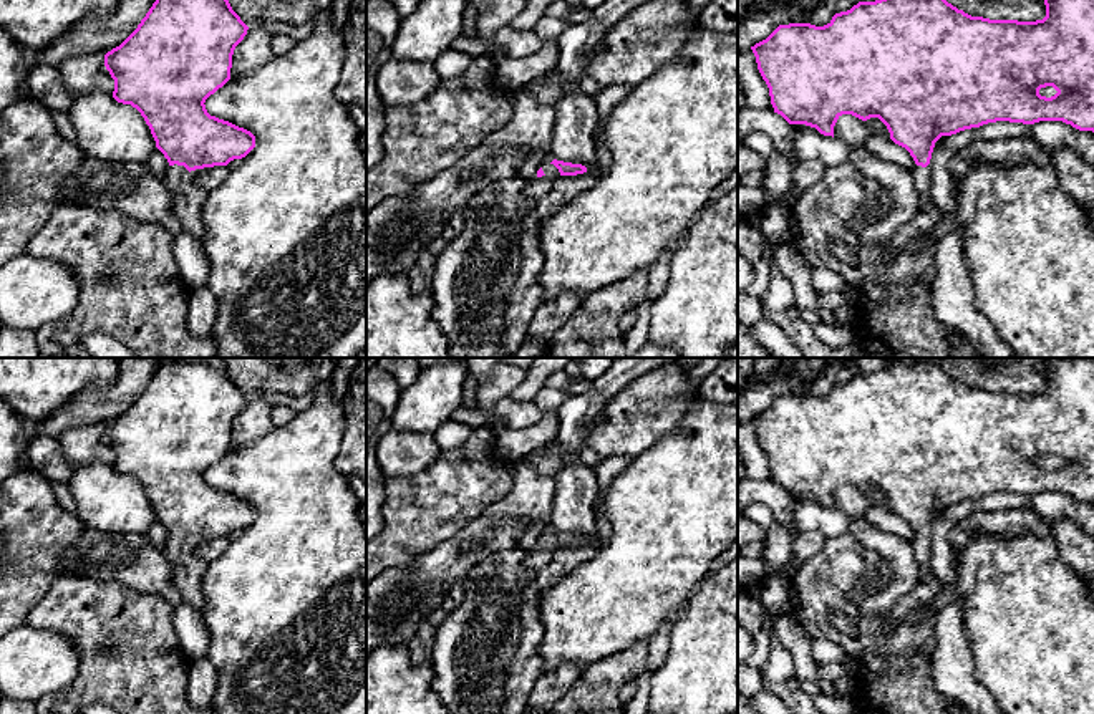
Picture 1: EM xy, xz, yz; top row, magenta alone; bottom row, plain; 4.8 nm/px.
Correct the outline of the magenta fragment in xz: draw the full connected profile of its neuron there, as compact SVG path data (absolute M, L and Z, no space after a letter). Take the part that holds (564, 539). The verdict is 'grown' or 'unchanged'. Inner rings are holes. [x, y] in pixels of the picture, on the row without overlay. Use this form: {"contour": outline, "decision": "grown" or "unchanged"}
{"contour": "M554 530L552 533L544 535L537 542L537 548L542 548L542 547L550 547L550 548L577 547L577 545L583 545L583 543L587 543L587 538L582 535L572 535L572 533L564 533L564 532Z", "decision": "grown"}

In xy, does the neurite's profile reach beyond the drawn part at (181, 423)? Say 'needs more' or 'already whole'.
needs more

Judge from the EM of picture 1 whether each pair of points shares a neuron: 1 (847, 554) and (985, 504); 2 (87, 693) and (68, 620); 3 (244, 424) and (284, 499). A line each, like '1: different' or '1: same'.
1: different
2: same
3: different

